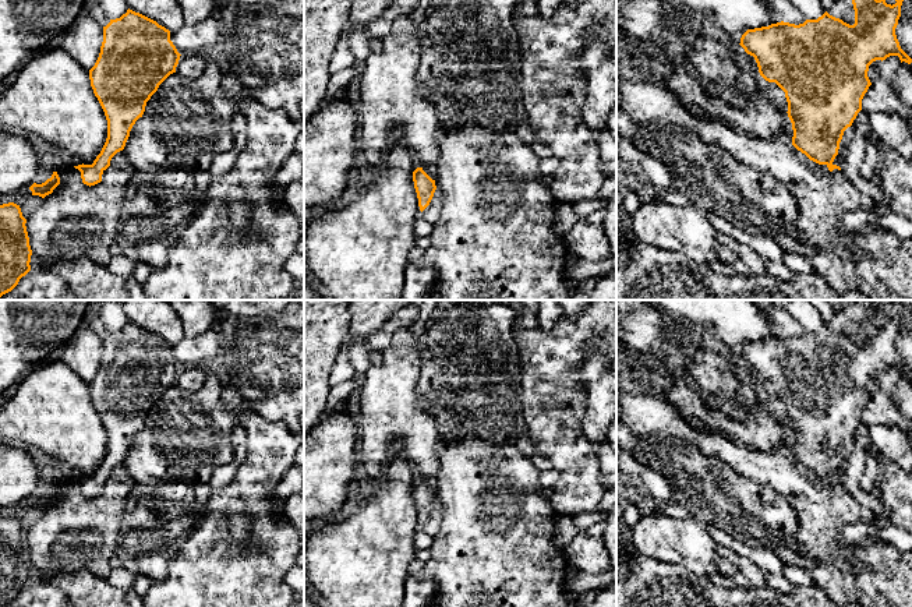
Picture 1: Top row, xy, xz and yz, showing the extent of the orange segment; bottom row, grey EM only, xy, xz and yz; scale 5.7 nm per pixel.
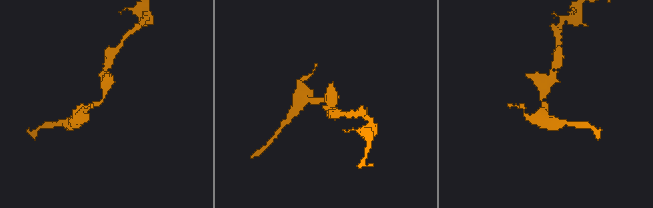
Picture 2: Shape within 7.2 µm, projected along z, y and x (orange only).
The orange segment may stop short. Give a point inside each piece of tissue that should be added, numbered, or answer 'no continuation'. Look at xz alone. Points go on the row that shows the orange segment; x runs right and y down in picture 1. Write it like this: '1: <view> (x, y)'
no continuation

